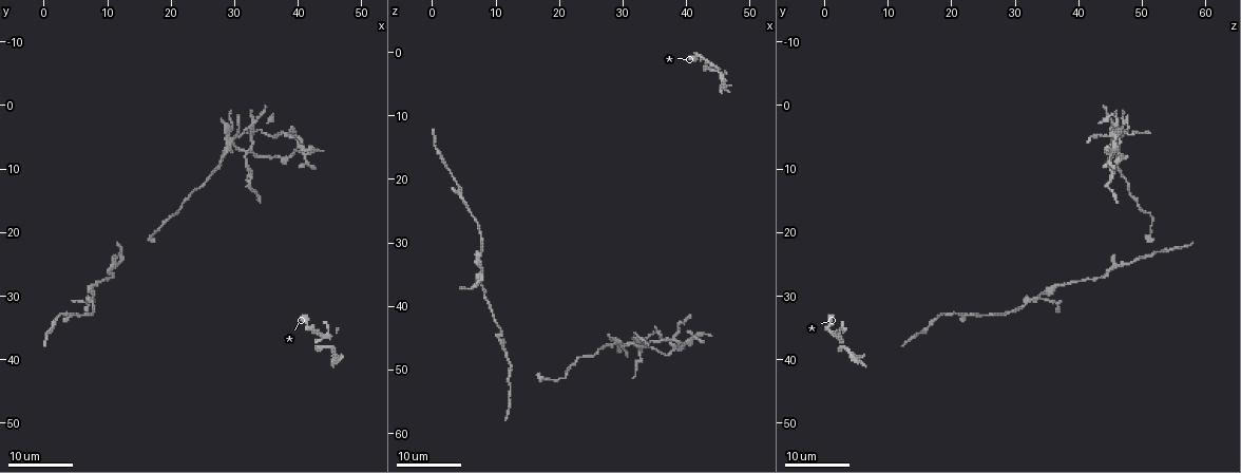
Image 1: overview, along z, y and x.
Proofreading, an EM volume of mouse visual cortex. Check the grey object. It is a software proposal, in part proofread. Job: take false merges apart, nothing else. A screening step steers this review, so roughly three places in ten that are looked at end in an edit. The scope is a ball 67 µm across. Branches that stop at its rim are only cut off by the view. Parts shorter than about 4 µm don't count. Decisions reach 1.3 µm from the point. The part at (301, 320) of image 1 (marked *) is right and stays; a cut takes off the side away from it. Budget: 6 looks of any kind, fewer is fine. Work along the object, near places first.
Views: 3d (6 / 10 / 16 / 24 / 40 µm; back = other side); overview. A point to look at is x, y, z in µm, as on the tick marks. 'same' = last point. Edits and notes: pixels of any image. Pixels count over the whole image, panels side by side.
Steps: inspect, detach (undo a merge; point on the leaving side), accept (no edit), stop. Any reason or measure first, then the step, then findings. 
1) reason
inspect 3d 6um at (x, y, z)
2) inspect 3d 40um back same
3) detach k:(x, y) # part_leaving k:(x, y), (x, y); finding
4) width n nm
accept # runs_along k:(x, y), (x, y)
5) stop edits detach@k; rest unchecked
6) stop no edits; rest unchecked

inspect 3d 16um at (7.5, 32.0, 29.5)

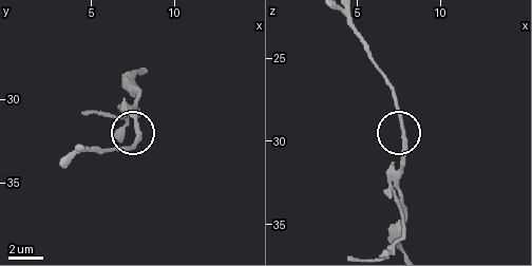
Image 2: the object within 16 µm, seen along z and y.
inspect 3d 10um at (7.8, 32.4, 29.6)

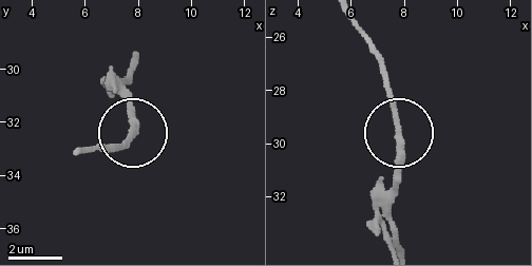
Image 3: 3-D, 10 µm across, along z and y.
detach 3:(400, 140) # part_leaving 3:(395, 107), (388, 227), (398, 247); two neurons meet here

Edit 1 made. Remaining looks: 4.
a fork
inspect 3d 24um at (4.5, 33.0, 21.0)

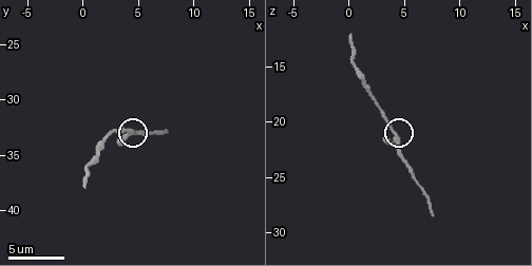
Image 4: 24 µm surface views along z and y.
inspect 3d 6um at (4.4, 32.8, 21.4)

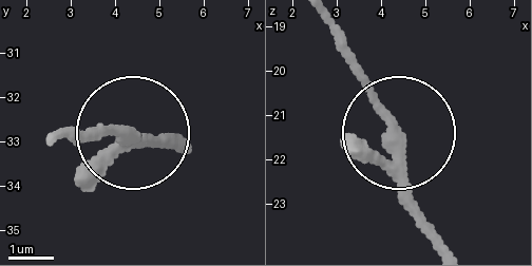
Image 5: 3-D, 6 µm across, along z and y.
accept # one neuron here

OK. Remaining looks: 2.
stop edits detach@3; rest unchecked

